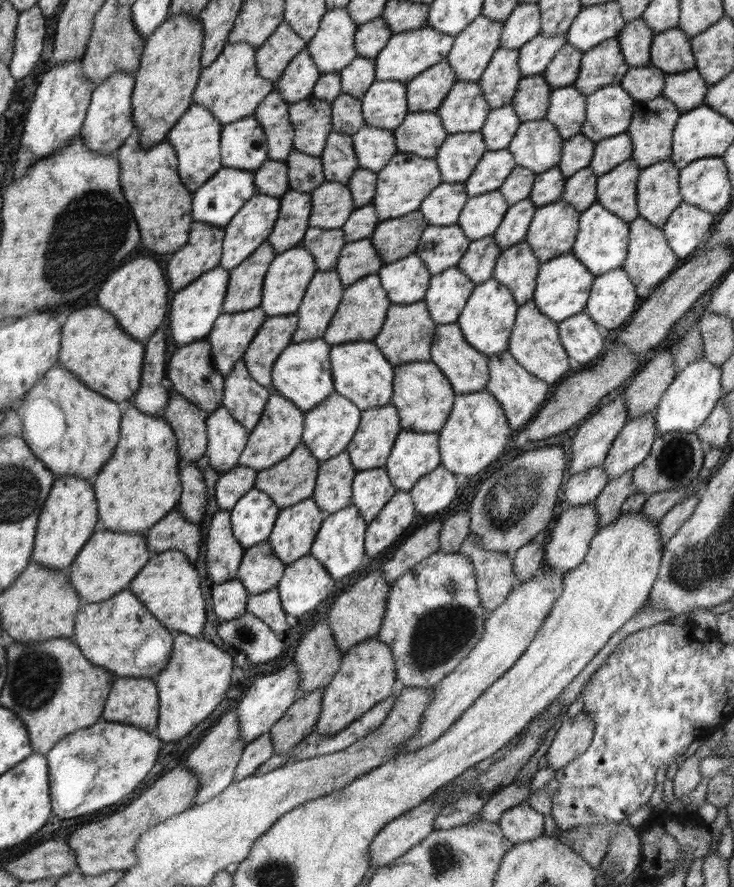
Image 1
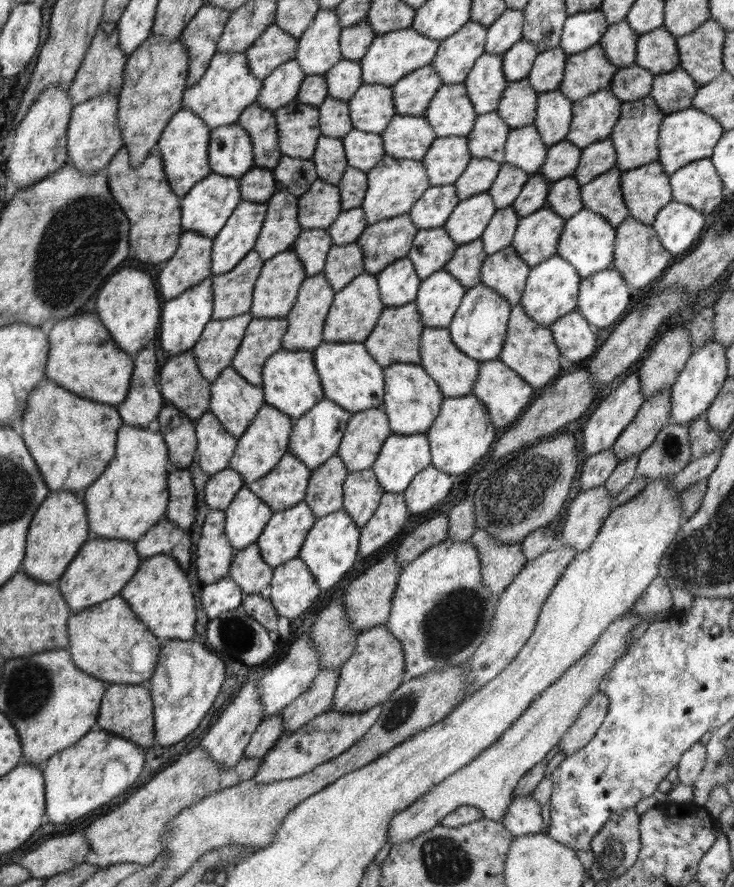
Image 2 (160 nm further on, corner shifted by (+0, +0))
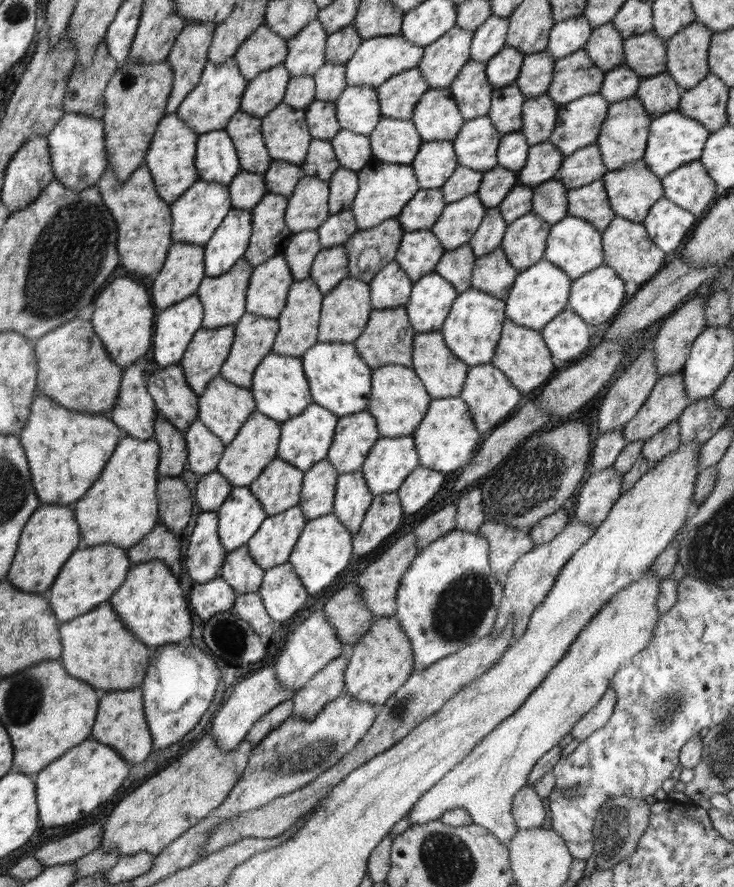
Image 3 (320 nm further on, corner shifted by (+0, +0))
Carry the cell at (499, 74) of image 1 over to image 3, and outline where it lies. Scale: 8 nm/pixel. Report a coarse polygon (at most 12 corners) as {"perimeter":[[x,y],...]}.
{"perimeter":[[470,59],[449,89],[464,120],[488,114],[494,86]]}

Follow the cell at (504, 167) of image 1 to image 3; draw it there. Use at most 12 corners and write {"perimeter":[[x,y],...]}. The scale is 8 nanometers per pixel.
{"perimeter":[[458,166],[441,186],[444,202],[476,193],[484,171]]}

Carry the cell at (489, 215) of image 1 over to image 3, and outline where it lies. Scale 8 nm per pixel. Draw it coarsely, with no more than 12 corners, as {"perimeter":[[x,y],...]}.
{"perimeter":[[477,193],[446,203],[430,230],[446,251],[474,236],[486,209]]}

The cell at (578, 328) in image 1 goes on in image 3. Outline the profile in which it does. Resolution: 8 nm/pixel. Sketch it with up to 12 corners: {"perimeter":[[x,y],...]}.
{"perimeter":[[566,309],[541,330],[552,357],[588,353],[590,326]]}

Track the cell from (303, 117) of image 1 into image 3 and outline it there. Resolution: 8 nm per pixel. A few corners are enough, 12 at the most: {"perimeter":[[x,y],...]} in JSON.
{"perimeter":[[278,104],[261,118],[274,161],[300,165],[310,141],[306,110]]}

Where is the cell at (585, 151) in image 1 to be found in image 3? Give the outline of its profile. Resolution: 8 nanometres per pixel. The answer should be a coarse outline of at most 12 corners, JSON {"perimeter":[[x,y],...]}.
{"perimeter":[[549,140],[529,146],[517,182],[555,180],[563,158]]}

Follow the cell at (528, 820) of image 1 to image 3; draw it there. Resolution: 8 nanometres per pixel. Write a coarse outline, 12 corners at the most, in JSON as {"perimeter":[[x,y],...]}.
{"perimeter":[[531,786],[517,792],[511,814],[518,829],[543,827],[546,810]]}

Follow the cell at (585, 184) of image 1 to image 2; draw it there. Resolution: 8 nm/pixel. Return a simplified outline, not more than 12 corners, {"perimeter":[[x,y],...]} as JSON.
{"perimeter":[[572,175],[549,186],[545,206],[564,219],[583,208]]}

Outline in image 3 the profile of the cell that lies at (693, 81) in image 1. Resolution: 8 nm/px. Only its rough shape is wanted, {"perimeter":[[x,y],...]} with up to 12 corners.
{"perimeter":[[666,70],[636,97],[651,118],[676,111],[682,88]]}

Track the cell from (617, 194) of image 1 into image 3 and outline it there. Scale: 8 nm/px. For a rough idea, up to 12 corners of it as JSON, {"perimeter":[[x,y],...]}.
{"perimeter":[[603,180],[567,190],[568,215],[603,231],[615,217]]}

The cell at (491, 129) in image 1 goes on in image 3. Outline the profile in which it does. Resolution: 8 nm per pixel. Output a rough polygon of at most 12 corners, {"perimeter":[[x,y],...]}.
{"perimeter":[[487,114],[453,140],[457,163],[494,168],[502,136]]}

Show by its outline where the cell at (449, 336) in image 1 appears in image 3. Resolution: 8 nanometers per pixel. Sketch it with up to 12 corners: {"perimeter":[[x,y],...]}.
{"perimeter":[[440,331],[415,334],[410,367],[432,399],[458,397],[470,370]]}

